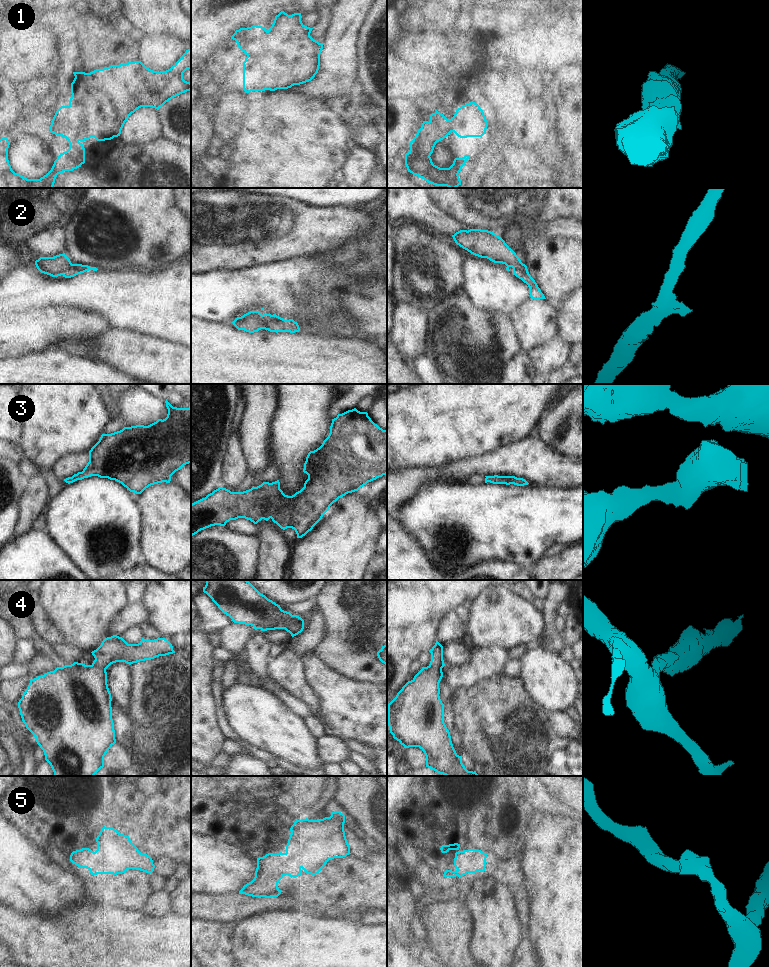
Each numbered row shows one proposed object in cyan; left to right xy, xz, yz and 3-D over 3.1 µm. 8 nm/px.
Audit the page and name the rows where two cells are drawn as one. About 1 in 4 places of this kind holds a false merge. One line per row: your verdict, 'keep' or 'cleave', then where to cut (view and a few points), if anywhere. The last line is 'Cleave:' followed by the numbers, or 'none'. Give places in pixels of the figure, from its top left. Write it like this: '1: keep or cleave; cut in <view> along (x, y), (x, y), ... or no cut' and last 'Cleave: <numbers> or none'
1: keep; no cut
2: keep; no cut
3: keep; no cut
4: keep; no cut
5: keep; no cut
Cleave: none

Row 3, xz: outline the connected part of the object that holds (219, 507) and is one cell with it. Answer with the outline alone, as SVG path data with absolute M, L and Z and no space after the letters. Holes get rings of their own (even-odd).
M356 408L338 414L336 418L332 419L330 433L322 445L308 453L303 472L308 475L308 479L305 481L304 487L292 496L283 493L279 480L272 483L263 482L261 485L253 486L243 492L231 492L226 488L219 487L205 498L191 504L191 537L201 530L215 525L225 526L230 520L238 518L245 518L254 524L262 519L268 521L271 518L281 529L292 528L296 532L297 538L302 538L313 529L330 506L339 498L358 491L368 482L387 474L387 430L383 430L375 424L367 412L360 412Z

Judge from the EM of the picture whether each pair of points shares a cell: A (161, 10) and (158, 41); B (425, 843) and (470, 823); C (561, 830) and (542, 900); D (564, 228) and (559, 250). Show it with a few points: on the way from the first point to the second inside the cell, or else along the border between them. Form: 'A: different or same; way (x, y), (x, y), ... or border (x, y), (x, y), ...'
A: different; border (154, 33), (160, 34)
B: same; way (436, 832), (445, 823), (459, 823)
C: same; way (541, 840), (536, 845), (536, 866), (542, 880)
D: different; border (572, 237), (548, 237), (539, 242)

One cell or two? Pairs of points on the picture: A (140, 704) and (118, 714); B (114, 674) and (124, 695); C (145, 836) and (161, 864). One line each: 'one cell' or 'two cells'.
A: two cells
B: one cell
C: two cells

